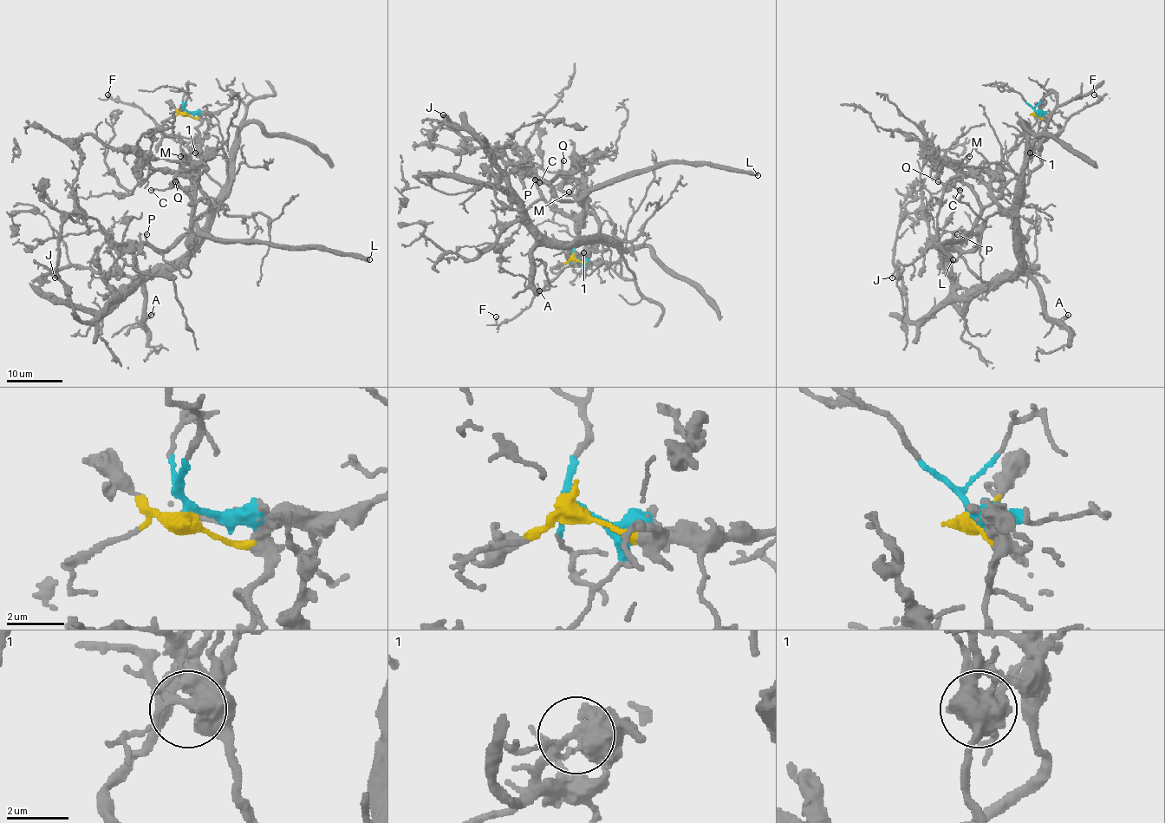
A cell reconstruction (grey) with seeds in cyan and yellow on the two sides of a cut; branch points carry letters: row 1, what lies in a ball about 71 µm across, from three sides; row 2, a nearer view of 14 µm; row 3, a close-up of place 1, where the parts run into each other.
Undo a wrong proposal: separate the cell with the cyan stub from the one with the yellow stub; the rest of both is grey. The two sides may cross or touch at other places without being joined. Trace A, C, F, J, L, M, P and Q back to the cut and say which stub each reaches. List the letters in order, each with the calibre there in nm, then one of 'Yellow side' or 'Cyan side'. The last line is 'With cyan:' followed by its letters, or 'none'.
A: Thickness 190 nm. Cyan side
C: Thickness 160 nm. Yellow side
F: Thickness 170 nm. Cyan side
J: Thickness 120 nm. Cyan side
L: Thickness 480 nm. Yellow side
M: Thickness 200 nm. Yellow side
P: Thickness 120 nm. Yellow side
Q: Thickness 200 nm. Yellow side
With cyan: A, F, J

